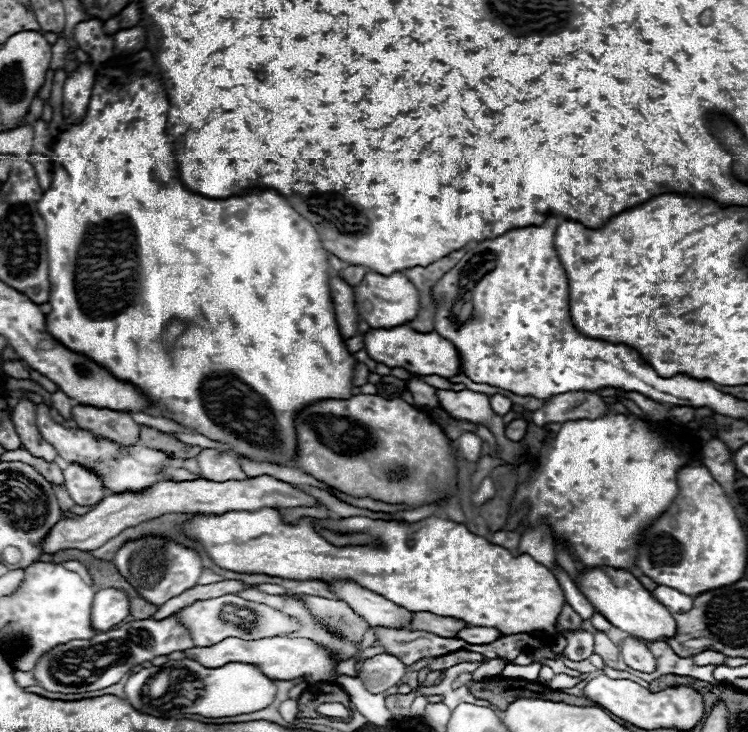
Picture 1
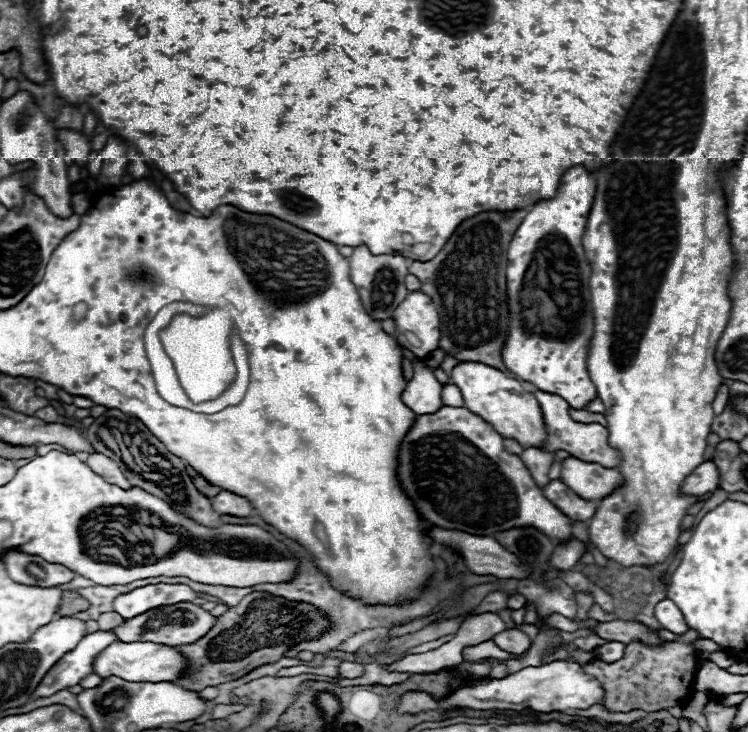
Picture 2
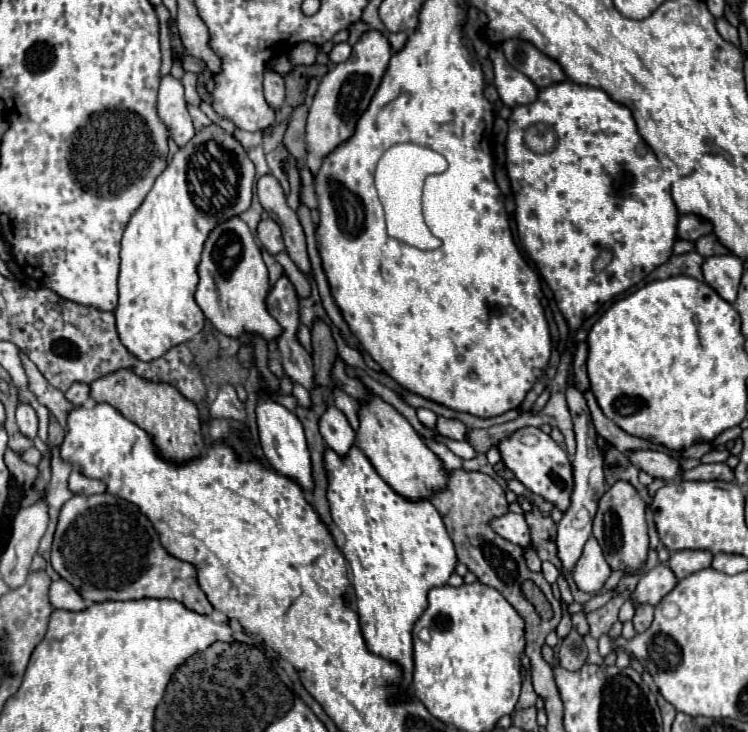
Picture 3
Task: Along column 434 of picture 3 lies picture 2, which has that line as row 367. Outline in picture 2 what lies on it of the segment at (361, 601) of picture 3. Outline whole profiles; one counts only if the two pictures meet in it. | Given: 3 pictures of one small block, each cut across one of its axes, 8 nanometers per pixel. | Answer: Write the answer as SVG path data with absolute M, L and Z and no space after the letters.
M572 166L564 172L558 192L554 198L536 202L522 224L518 226L510 246L508 246L508 306L514 314L510 318L510 328L506 336L506 346L502 350L504 364L520 380L534 384L538 390L562 396L572 408L586 408L586 404L596 398L594 384L590 382L586 370L588 344L594 334L592 306L590 306L590 264L582 246L582 236L586 230L586 220L590 216L596 196L596 178L584 166Z

